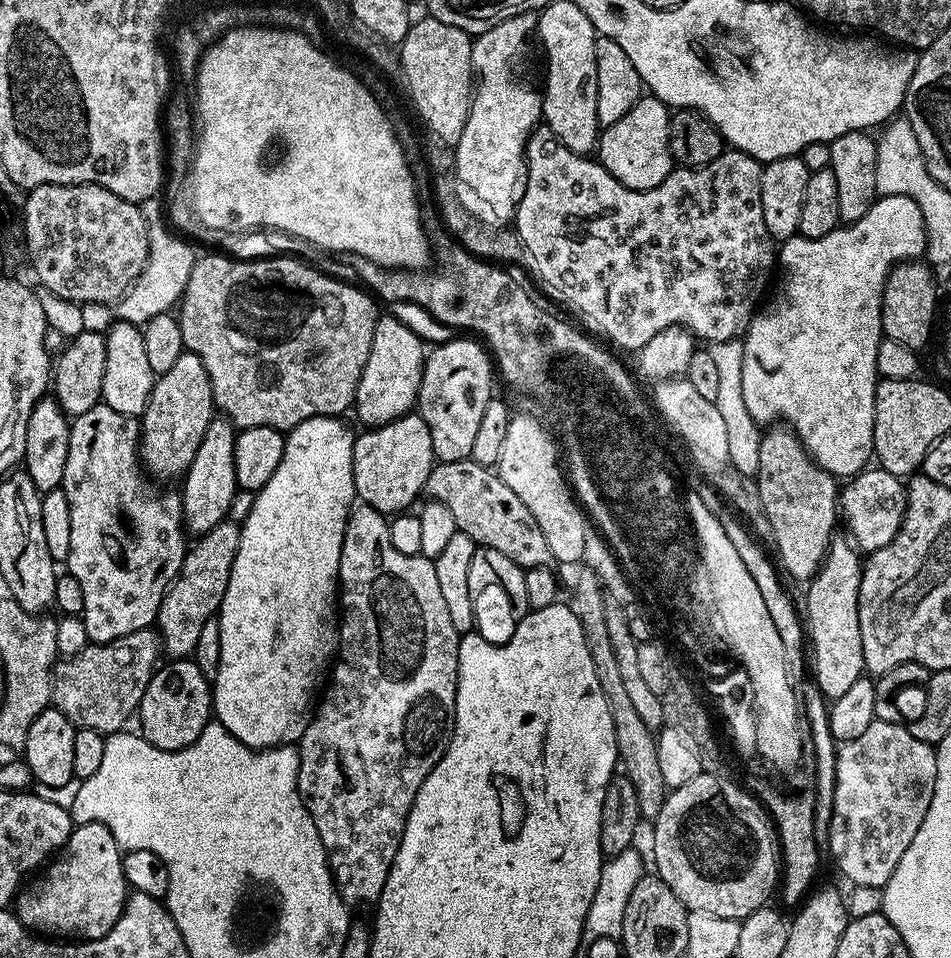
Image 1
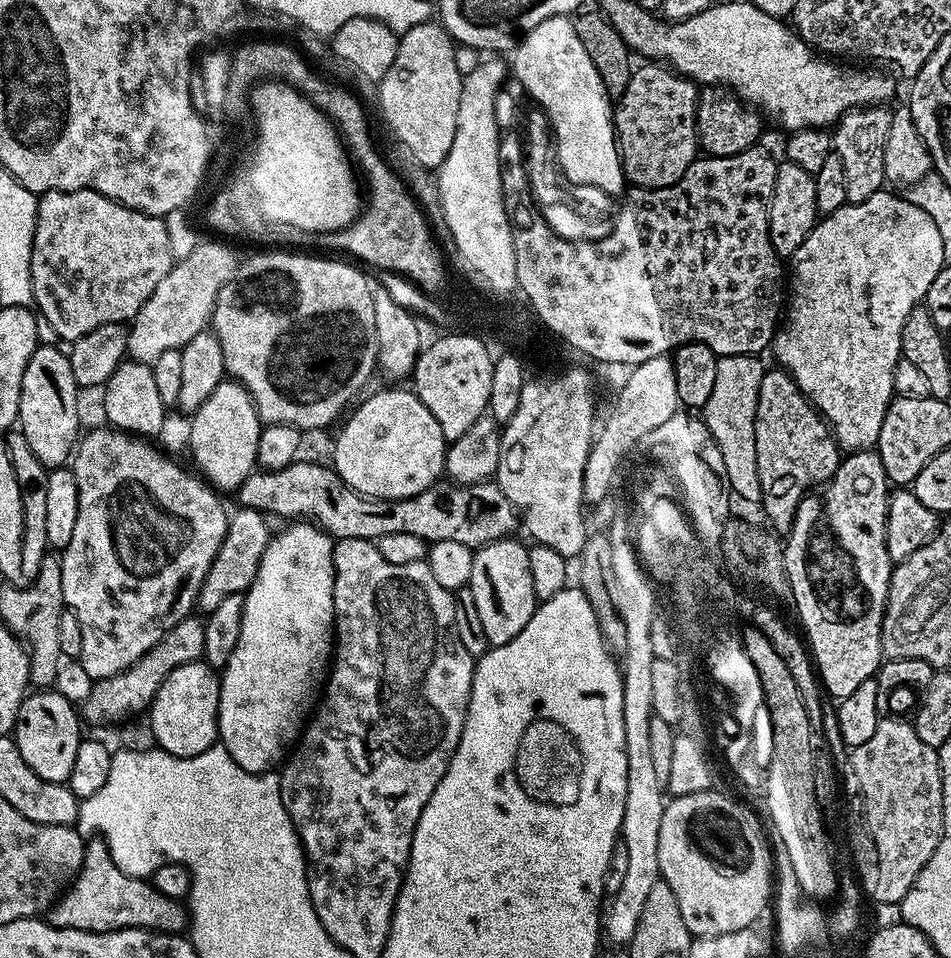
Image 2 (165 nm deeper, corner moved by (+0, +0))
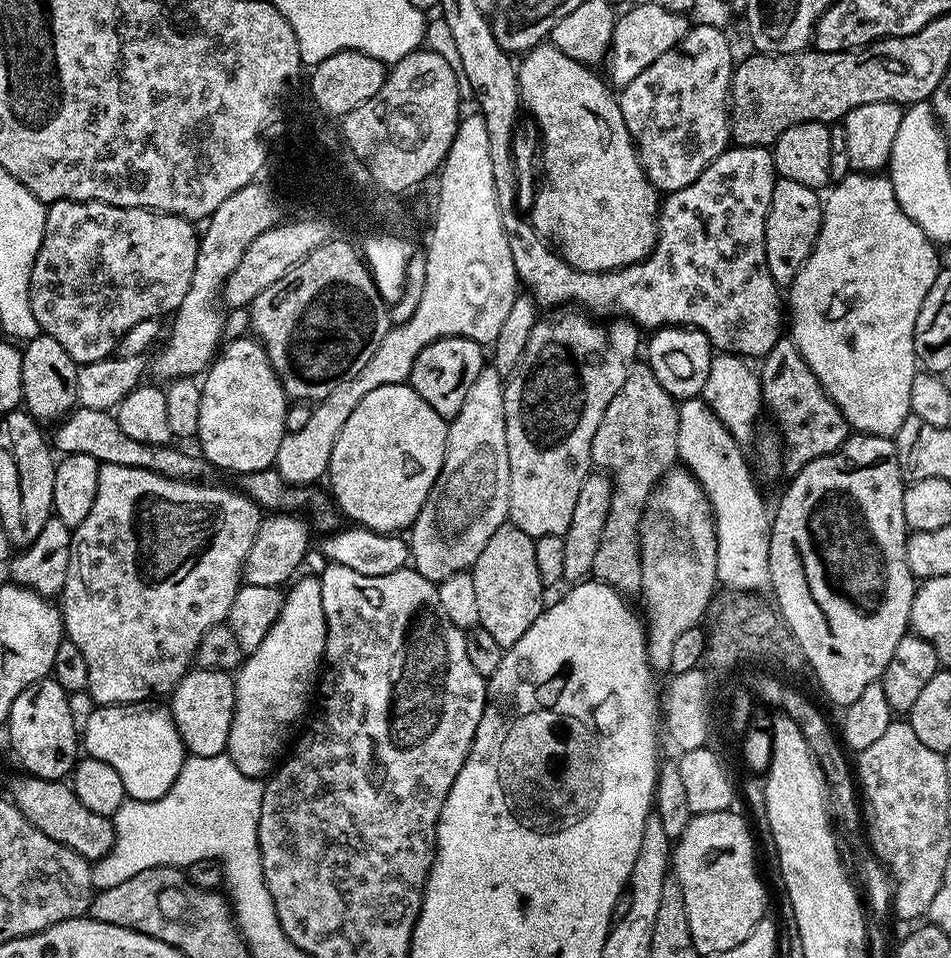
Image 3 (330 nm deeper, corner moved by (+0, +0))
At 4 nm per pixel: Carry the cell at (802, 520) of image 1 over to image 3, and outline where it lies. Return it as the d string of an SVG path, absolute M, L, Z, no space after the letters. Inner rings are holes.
M782 338L770 346L770 350L759 361L760 398L765 409L772 411L776 419L778 435L782 445L782 468L785 473L795 474L814 458L836 452L850 435L846 418L836 403L822 390L814 370L806 366L806 358L791 338Z

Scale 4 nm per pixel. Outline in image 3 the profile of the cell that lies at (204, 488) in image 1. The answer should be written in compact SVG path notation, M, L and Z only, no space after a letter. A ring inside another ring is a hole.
M251 335L227 341L219 349L202 380L201 410L198 413L198 430L195 435L195 439L200 440L199 451L204 459L212 463L213 469L219 471L221 468L224 472L243 474L273 467L278 446L282 446L282 438L286 434L284 427L289 403L263 344Z

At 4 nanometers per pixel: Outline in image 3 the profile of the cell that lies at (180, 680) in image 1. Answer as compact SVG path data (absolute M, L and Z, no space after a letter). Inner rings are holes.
M193 667L181 678L176 689L170 694L170 707L174 726L178 726L178 734L191 755L218 756L227 749L230 726L236 713L236 682L229 673Z

